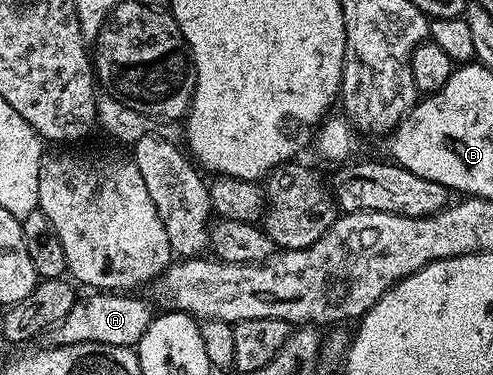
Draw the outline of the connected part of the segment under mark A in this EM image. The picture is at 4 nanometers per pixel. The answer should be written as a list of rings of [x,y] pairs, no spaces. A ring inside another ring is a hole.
[[[88,293],[85,299],[84,296],[77,298],[63,321],[47,332],[47,342],[57,347],[75,343],[101,343],[135,348],[142,333],[146,333],[152,323],[154,307],[147,298],[131,299],[132,297],[128,293]]]

